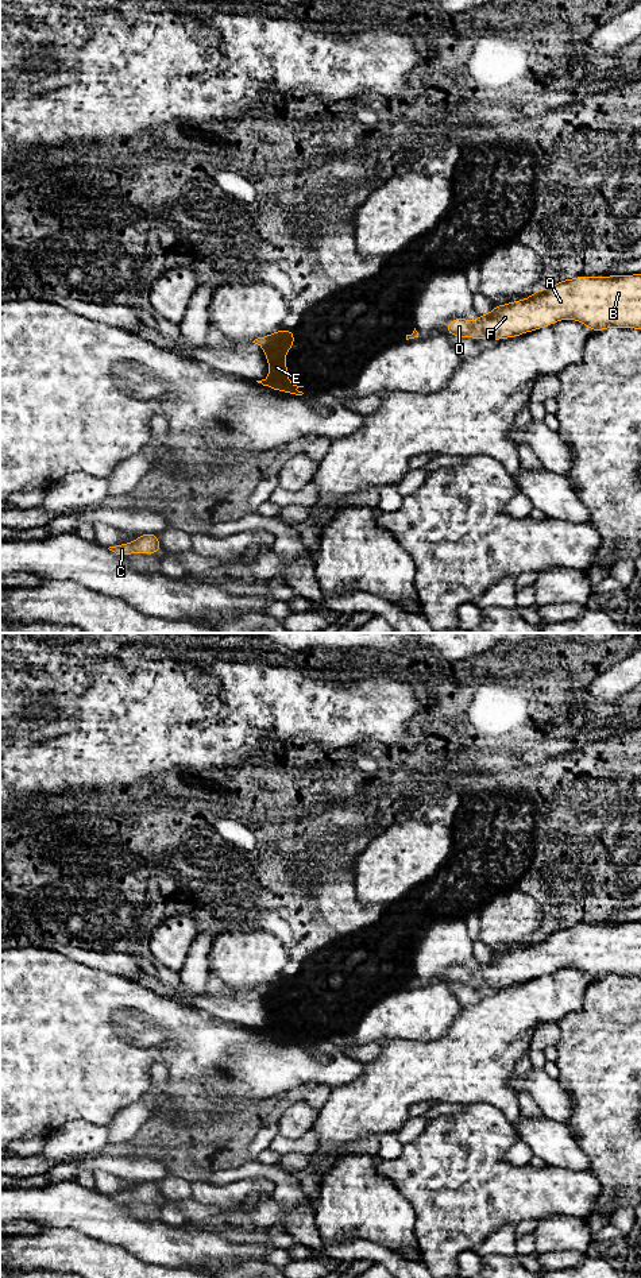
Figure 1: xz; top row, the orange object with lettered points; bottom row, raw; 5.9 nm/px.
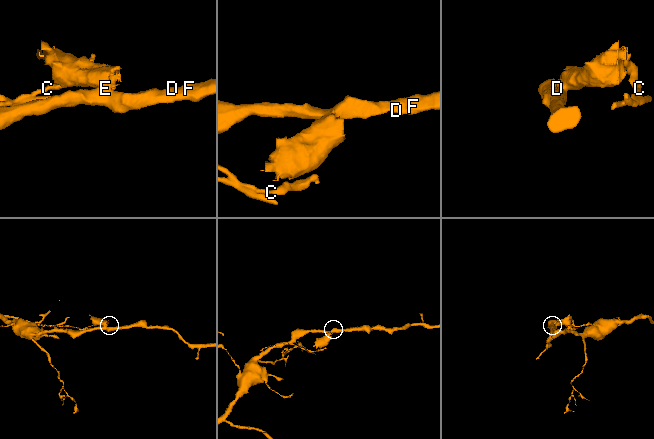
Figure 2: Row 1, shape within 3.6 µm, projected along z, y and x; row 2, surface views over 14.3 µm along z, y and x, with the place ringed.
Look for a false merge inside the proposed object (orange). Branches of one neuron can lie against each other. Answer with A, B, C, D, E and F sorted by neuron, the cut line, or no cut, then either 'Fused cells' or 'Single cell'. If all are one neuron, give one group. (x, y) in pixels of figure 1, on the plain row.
Groups: A B C D F / E. Split along xz (285, 980), (265, 997). Fused cells

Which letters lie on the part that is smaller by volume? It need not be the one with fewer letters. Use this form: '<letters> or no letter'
E

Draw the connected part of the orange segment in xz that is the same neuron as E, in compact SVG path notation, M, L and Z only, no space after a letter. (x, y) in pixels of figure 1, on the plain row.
M289 977L277 991L264 997L270 1022L267 1026L256 1030L282 1040L302 1043L304 1040L298 1039L297 1036L304 1034L293 1032L287 1026L286 999L291 997L293 995L294 977Z

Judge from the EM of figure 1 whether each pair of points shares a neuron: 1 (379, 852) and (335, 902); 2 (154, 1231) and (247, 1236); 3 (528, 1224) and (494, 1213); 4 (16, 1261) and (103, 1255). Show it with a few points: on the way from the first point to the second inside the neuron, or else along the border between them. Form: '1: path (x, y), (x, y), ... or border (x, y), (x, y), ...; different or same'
1: border (354, 861), (355, 896), (360, 902), (375, 904); different
2: border (190, 1230), (211, 1230), (228, 1240), (253, 1243); different
3: border (536, 1219), (522, 1219), (516, 1224); different
4: path (38, 1255), (81, 1255); same

